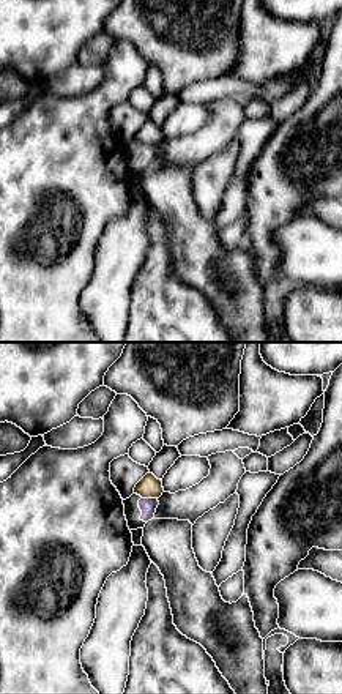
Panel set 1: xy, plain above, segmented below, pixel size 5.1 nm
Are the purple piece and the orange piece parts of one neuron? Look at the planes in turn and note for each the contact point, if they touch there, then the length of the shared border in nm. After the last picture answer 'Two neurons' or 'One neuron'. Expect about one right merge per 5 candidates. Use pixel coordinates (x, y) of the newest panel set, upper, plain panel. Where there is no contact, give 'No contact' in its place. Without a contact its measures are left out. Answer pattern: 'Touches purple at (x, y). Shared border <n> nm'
Touches purple at (150, 145). Shared border 80 nm

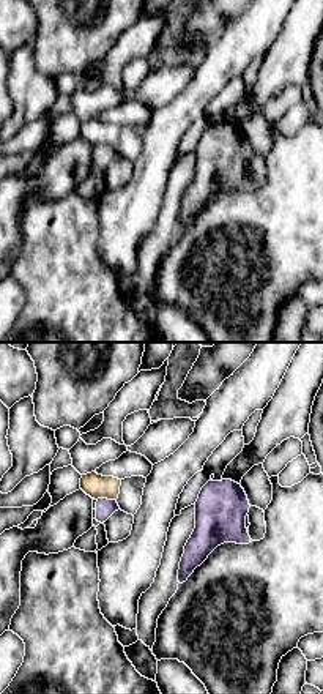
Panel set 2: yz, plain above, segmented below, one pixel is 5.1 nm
Touches purple at (106, 145). Shared border 100 nm

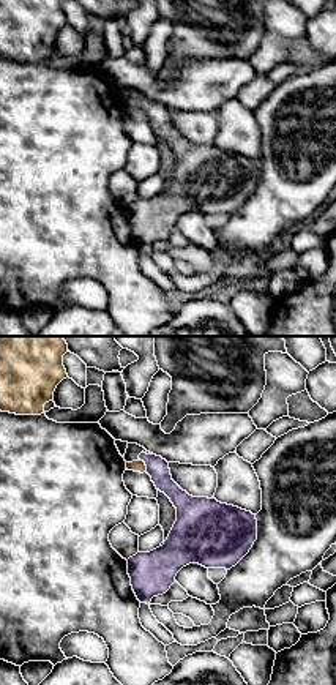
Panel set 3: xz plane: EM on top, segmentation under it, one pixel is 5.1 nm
Touches purple at (145, 111). Shared border 80 nm

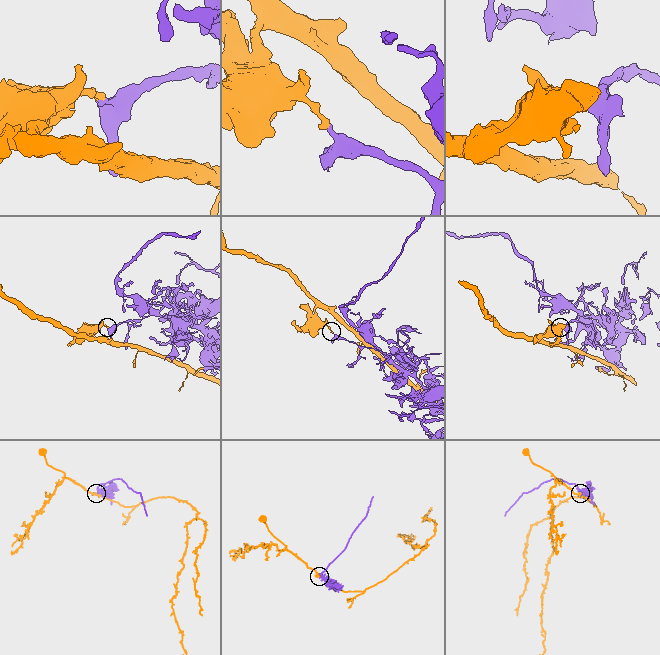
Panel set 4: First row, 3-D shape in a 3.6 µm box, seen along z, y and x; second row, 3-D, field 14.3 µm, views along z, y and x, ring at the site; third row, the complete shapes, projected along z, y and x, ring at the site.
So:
Two neurons

